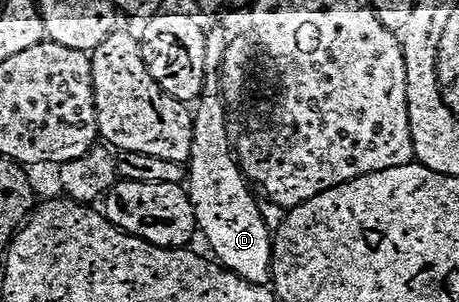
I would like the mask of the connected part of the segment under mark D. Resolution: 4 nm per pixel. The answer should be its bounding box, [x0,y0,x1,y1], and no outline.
[184,31,274,285]

